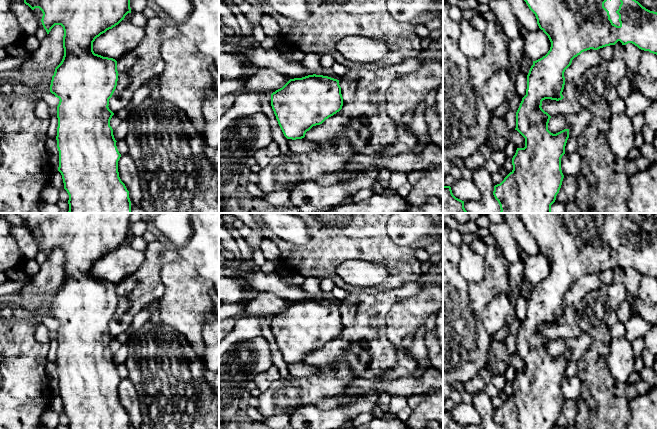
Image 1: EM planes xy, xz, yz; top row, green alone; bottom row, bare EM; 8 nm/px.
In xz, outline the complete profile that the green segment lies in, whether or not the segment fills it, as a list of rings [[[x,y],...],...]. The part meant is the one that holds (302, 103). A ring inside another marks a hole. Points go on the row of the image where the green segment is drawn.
[[[316,74],[290,79],[271,94],[271,106],[284,136],[292,140],[302,139],[313,126],[322,124],[342,109],[339,80]]]

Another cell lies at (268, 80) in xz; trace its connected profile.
[[[255,68],[249,75],[245,91],[272,94],[282,88],[290,79],[271,68]]]

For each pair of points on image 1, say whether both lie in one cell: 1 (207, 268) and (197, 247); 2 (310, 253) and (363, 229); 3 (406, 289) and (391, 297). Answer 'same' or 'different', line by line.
1: same
2: same
3: same

